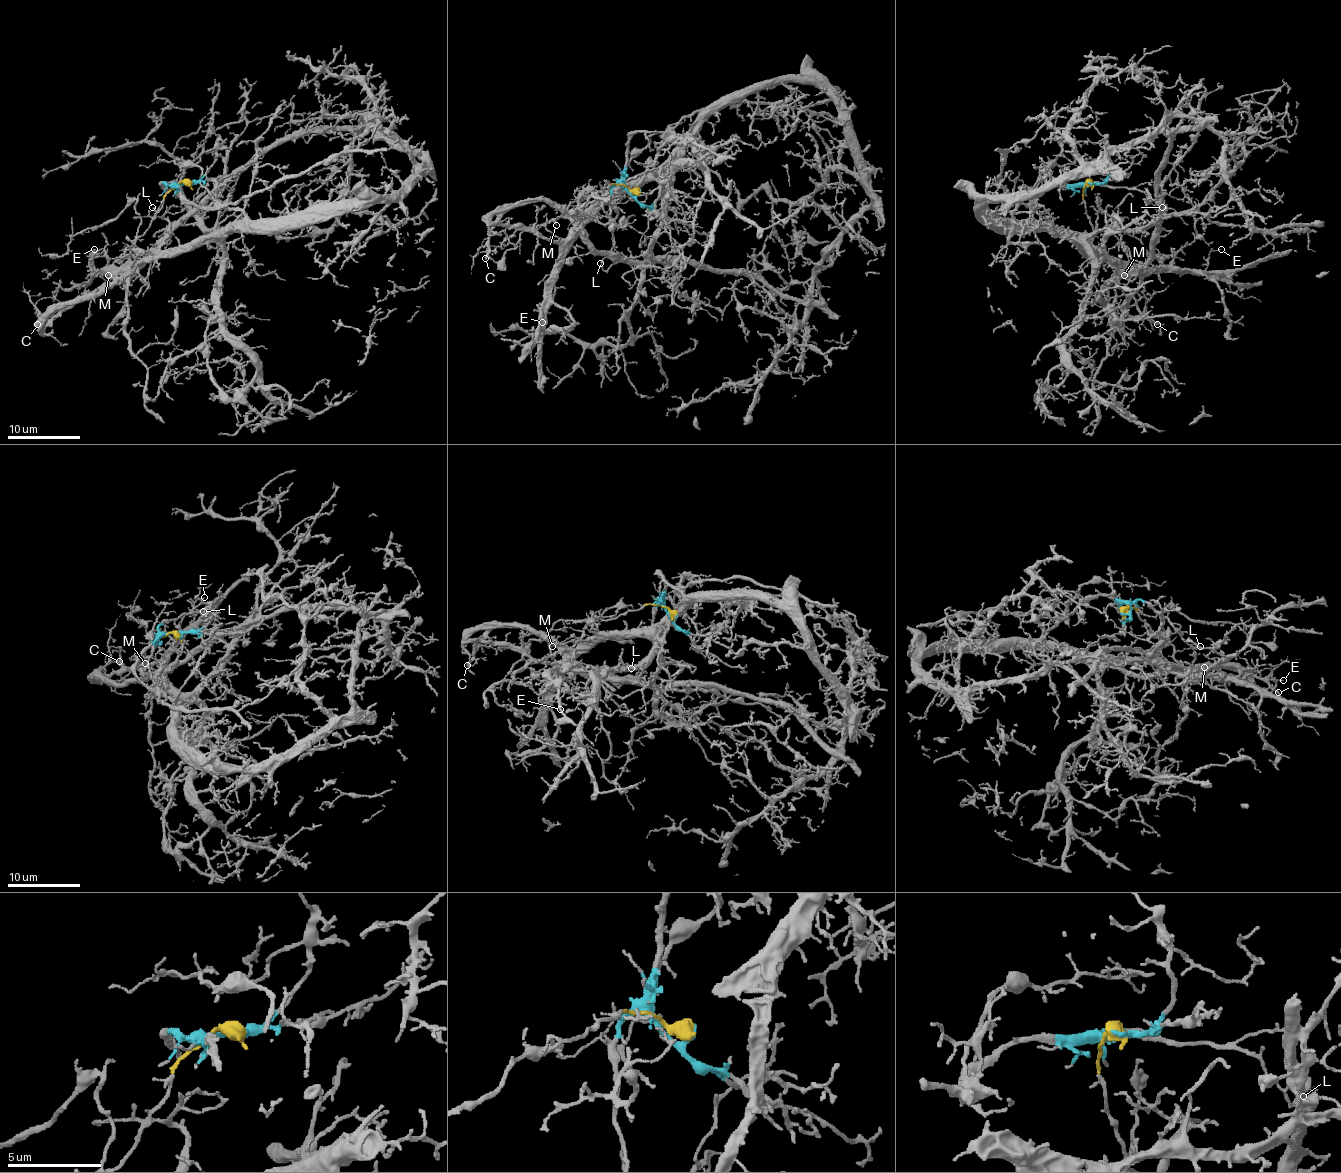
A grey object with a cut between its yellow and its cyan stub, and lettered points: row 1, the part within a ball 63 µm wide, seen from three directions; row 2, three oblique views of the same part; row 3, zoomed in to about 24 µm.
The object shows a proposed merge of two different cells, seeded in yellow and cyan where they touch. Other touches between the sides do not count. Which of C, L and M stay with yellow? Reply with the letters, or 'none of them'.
C, M

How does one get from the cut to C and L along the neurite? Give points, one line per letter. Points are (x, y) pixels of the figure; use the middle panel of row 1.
C: (631, 191), (613, 184), (582, 193), (576, 217), (544, 201), (524, 201), (506, 211), (491, 231), (486, 259)
L: (631, 193), (620, 184), (611, 190), (609, 230), (613, 249), (600, 262)

